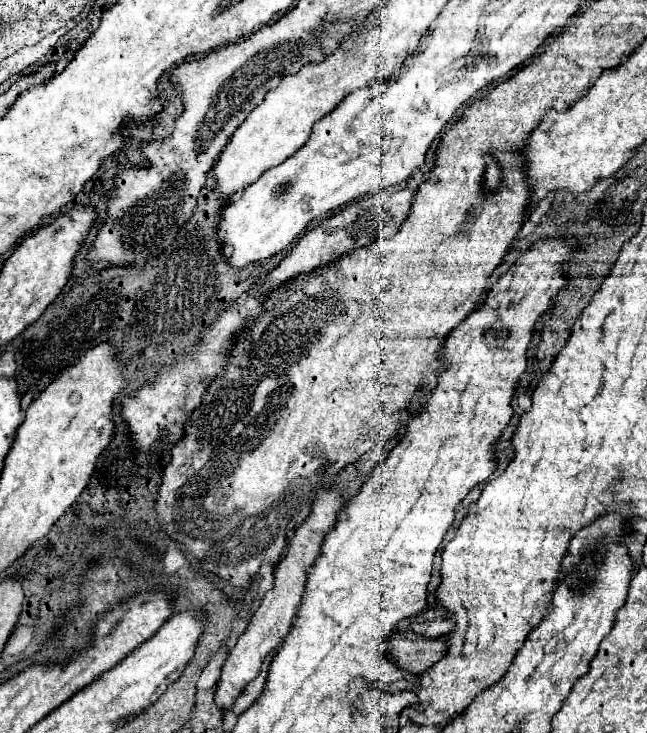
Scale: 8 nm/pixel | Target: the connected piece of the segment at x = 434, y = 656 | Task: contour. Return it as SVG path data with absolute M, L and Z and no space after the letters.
M412 630L402 632L394 640L390 640L390 658L400 668L412 674L422 674L448 652L446 638L448 634L426 638Z

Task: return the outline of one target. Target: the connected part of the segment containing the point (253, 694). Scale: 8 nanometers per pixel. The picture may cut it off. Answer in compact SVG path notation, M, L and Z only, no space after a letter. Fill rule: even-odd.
M274 652L264 660L260 674L246 686L246 690L244 690L244 692L240 694L240 698L234 702L234 708L232 708L234 714L242 714L242 712L260 696L260 692L264 690L264 682L266 682L266 674L268 674L268 666L270 666L270 660L272 660L272 658L274 658Z

